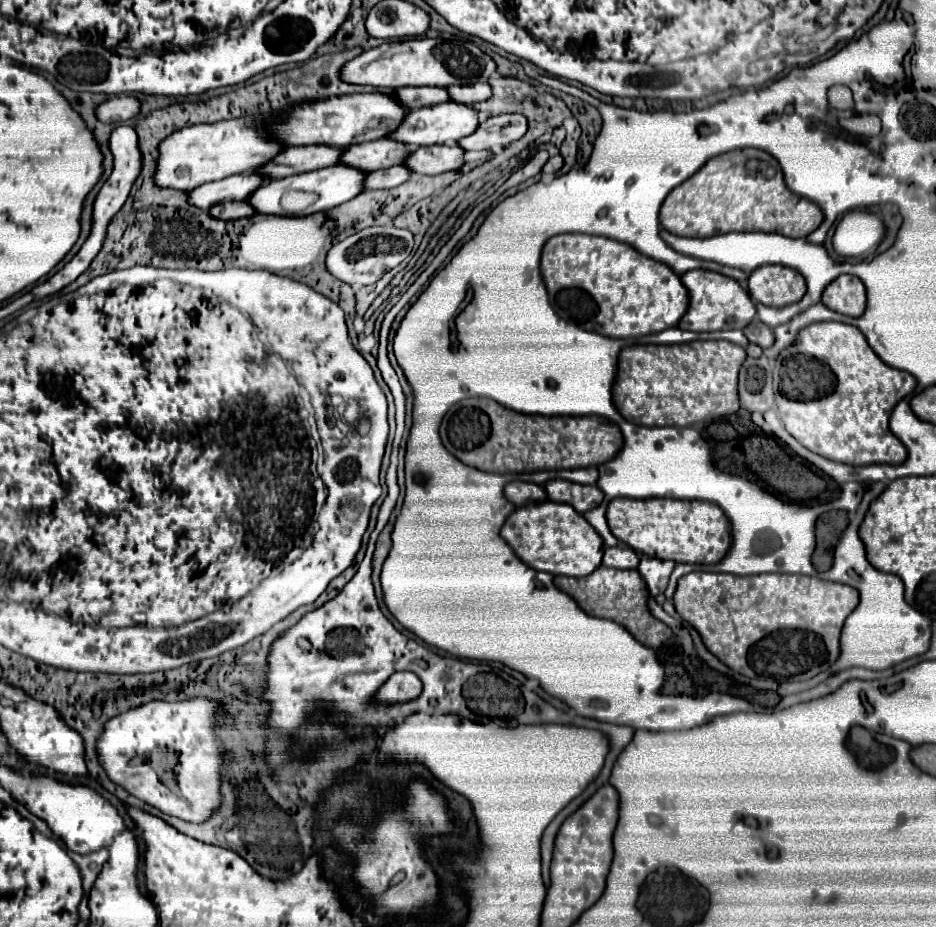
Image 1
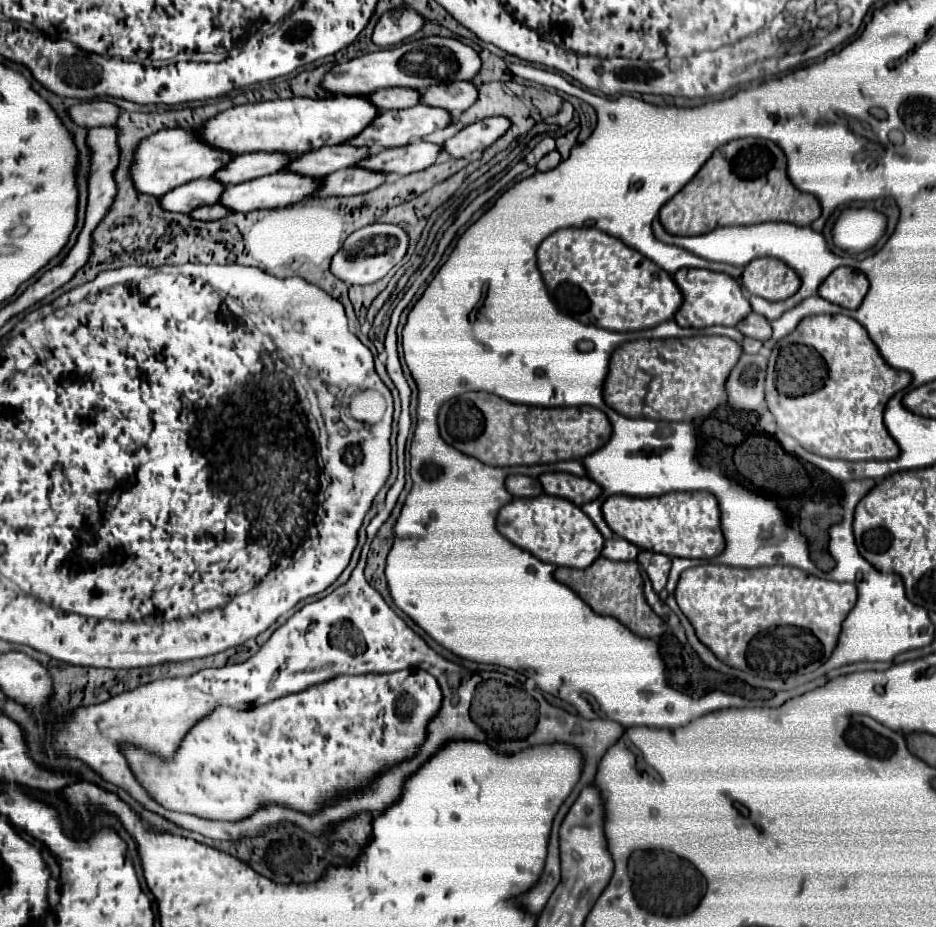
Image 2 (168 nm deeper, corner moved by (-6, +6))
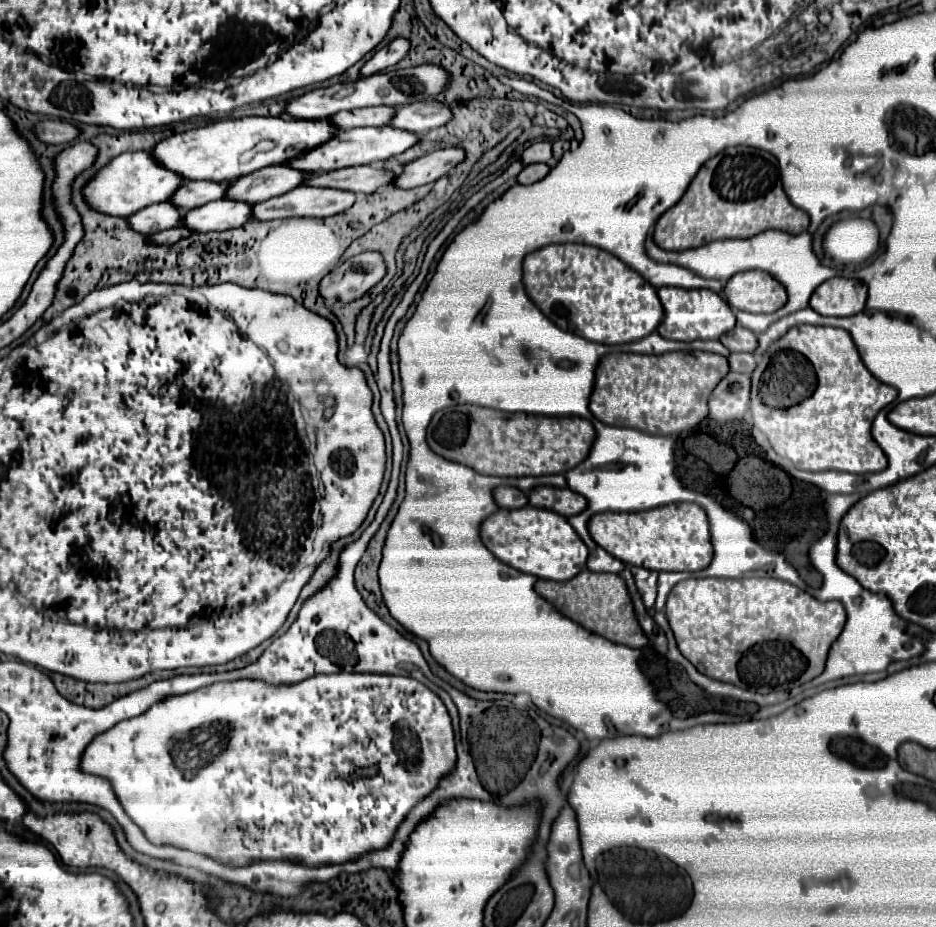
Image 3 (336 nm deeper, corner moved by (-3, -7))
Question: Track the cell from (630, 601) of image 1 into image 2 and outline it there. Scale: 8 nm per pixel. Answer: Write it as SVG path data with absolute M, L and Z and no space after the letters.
M598 557L590 567L586 569L570 569L570 567L558 567L554 571L554 579L566 587L570 587L590 609L598 615L610 615L618 619L622 625L626 625L632 633L638 637L658 639L666 631L666 623L650 609L650 605L644 599L642 591L642 575L638 571L636 561L612 561L606 557Z

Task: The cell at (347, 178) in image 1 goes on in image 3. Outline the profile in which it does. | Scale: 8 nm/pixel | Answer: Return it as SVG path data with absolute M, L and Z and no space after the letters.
M223 198L219 202L209 202L185 214L183 224L193 232L211 232L211 230L229 230L239 228L253 218L253 206L249 202Z

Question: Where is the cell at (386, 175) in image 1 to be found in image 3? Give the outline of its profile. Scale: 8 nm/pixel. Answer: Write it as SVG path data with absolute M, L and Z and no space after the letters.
M303 184L283 196L255 204L253 212L257 220L275 220L275 218L291 218L291 216L327 218L351 208L355 200L357 196L347 190L315 188Z

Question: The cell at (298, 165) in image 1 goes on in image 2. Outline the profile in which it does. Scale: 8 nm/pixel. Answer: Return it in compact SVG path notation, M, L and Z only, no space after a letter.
M248 153L248 155L240 155L234 157L234 161L230 161L226 165L226 169L220 169L214 179L222 181L222 185L238 185L244 181L252 181L270 173L278 173L280 169L284 169L284 165L290 161L292 157L286 153Z

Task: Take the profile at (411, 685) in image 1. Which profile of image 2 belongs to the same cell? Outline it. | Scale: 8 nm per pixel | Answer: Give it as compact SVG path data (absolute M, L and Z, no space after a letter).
M422 669L382 675L342 675L246 711L220 705L214 713L194 723L172 757L152 755L130 743L122 743L120 747L134 777L164 809L206 817L210 821L234 823L248 819L268 803L314 815L324 809L324 805L370 787L386 769L414 759L426 741L428 721L432 721L440 709L442 691L438 681Z

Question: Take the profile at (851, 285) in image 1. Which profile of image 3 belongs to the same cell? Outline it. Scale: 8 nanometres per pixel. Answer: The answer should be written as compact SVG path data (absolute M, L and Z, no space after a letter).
M831 278L811 296L809 306L823 316L853 316L865 308L867 286L855 278Z

